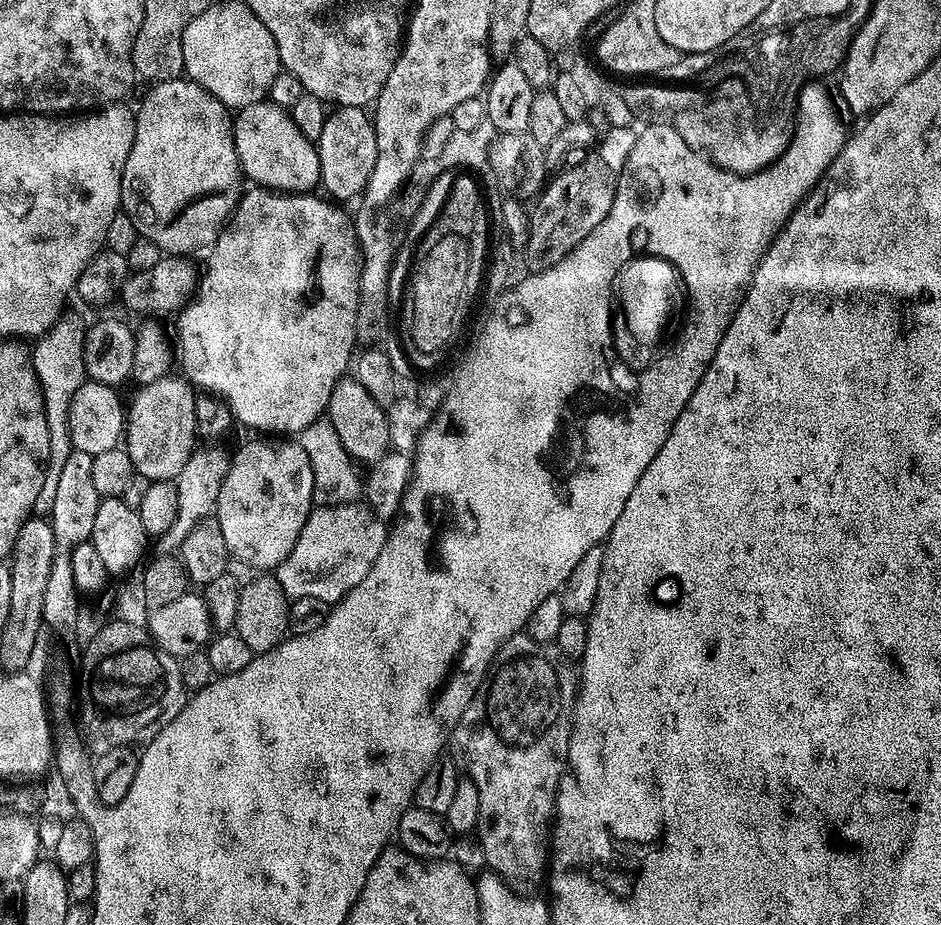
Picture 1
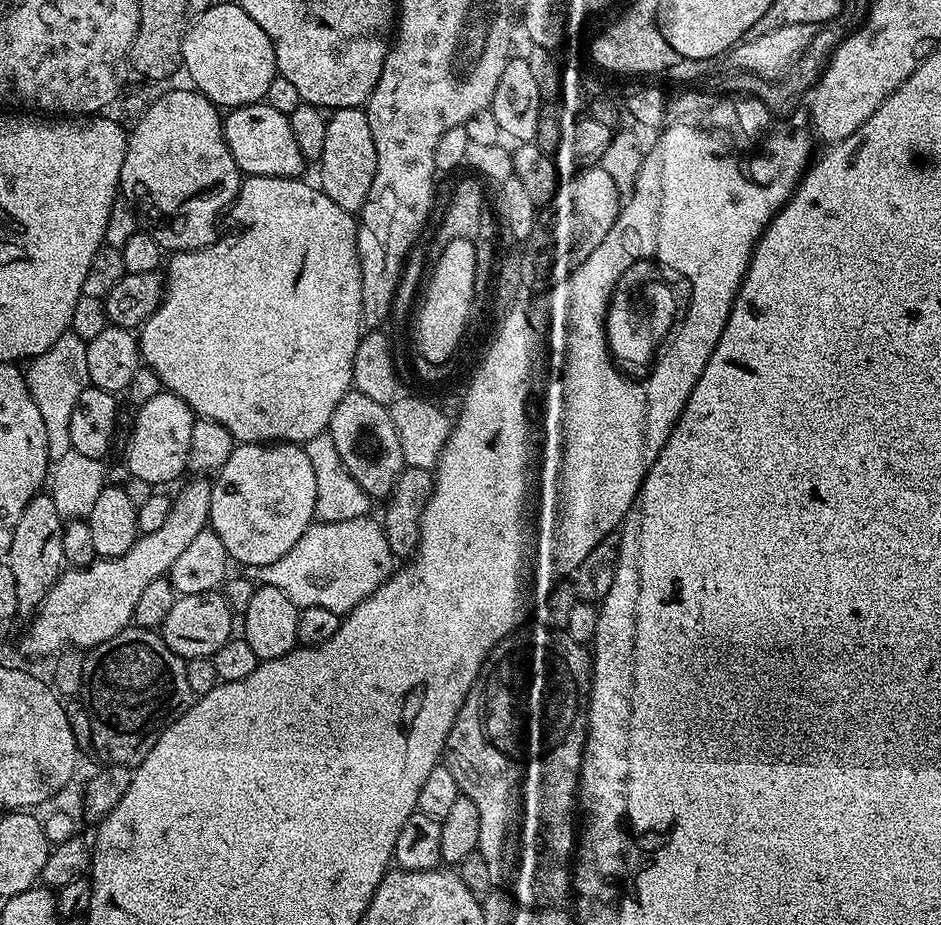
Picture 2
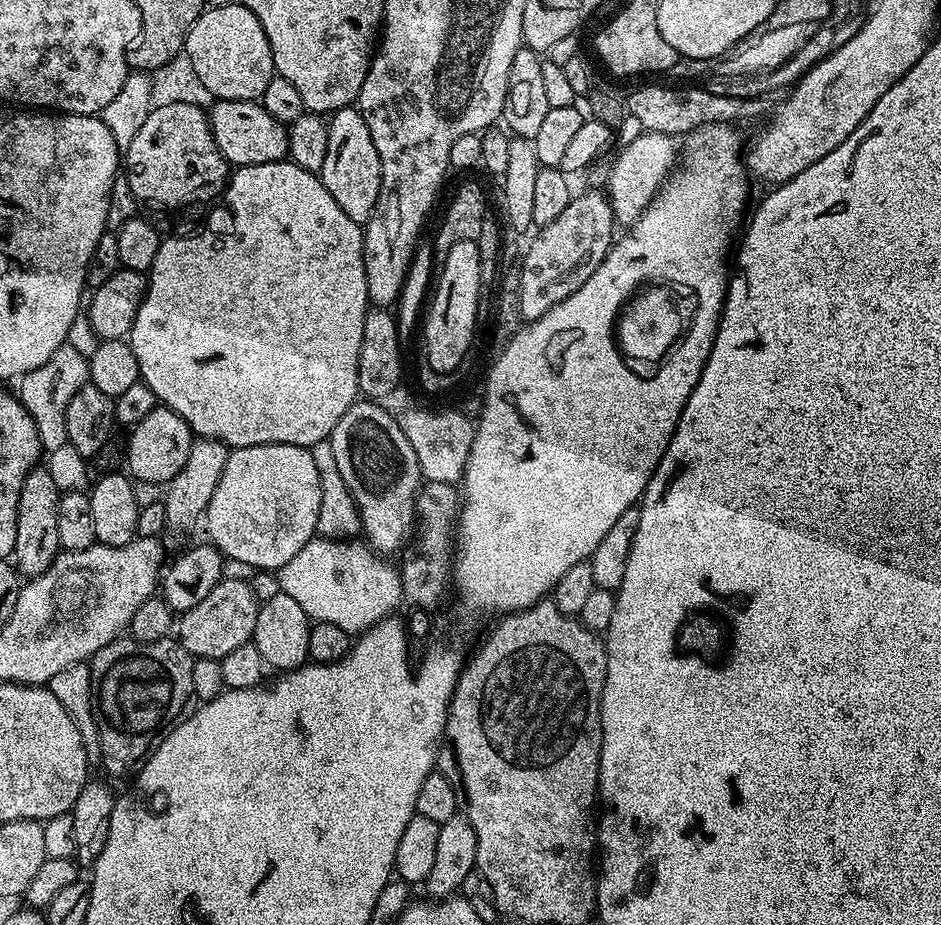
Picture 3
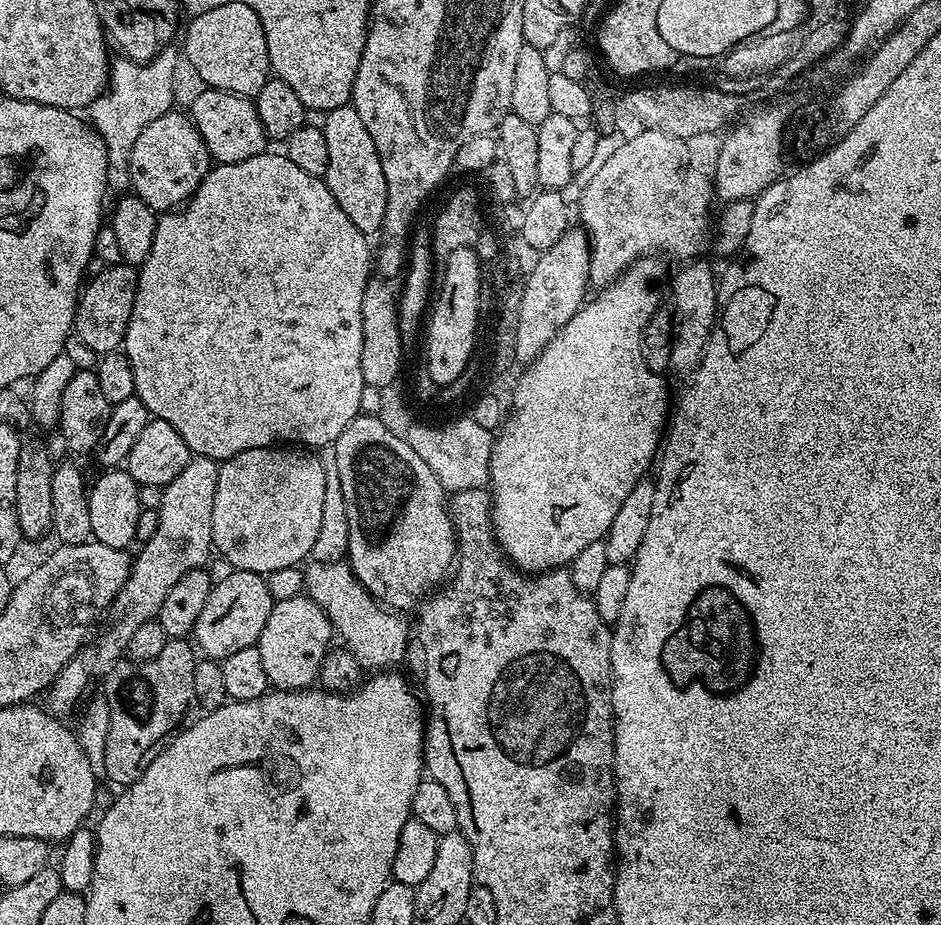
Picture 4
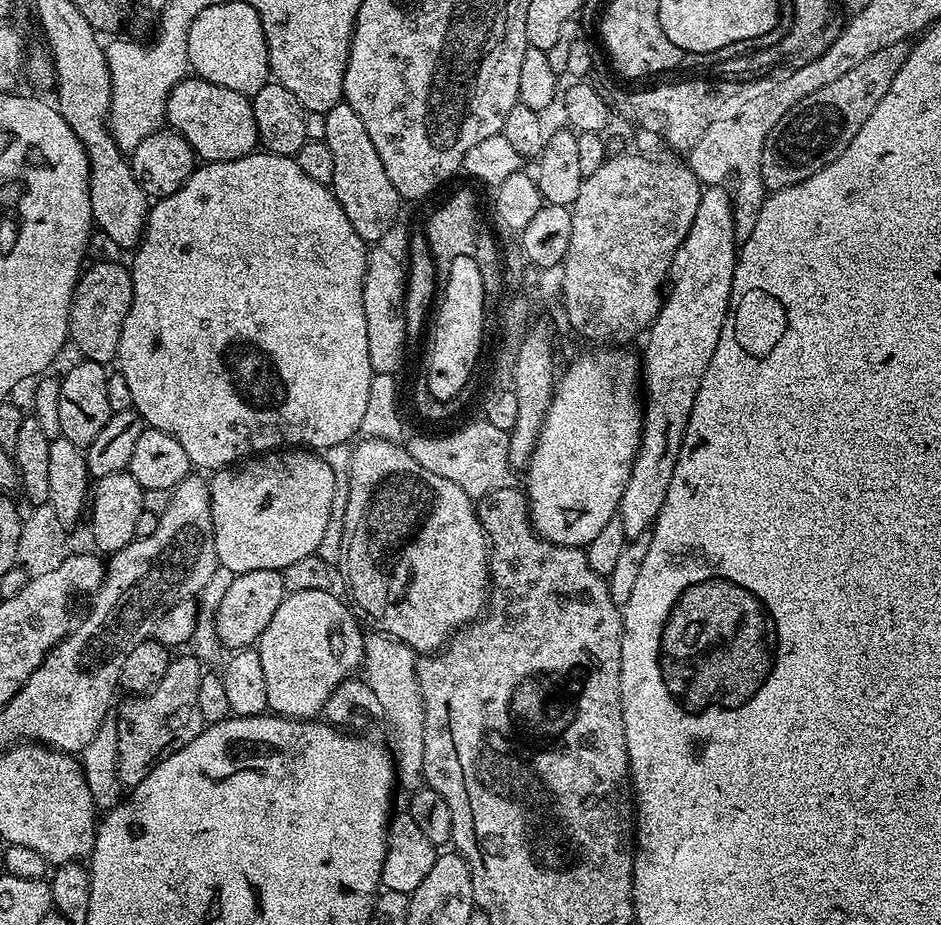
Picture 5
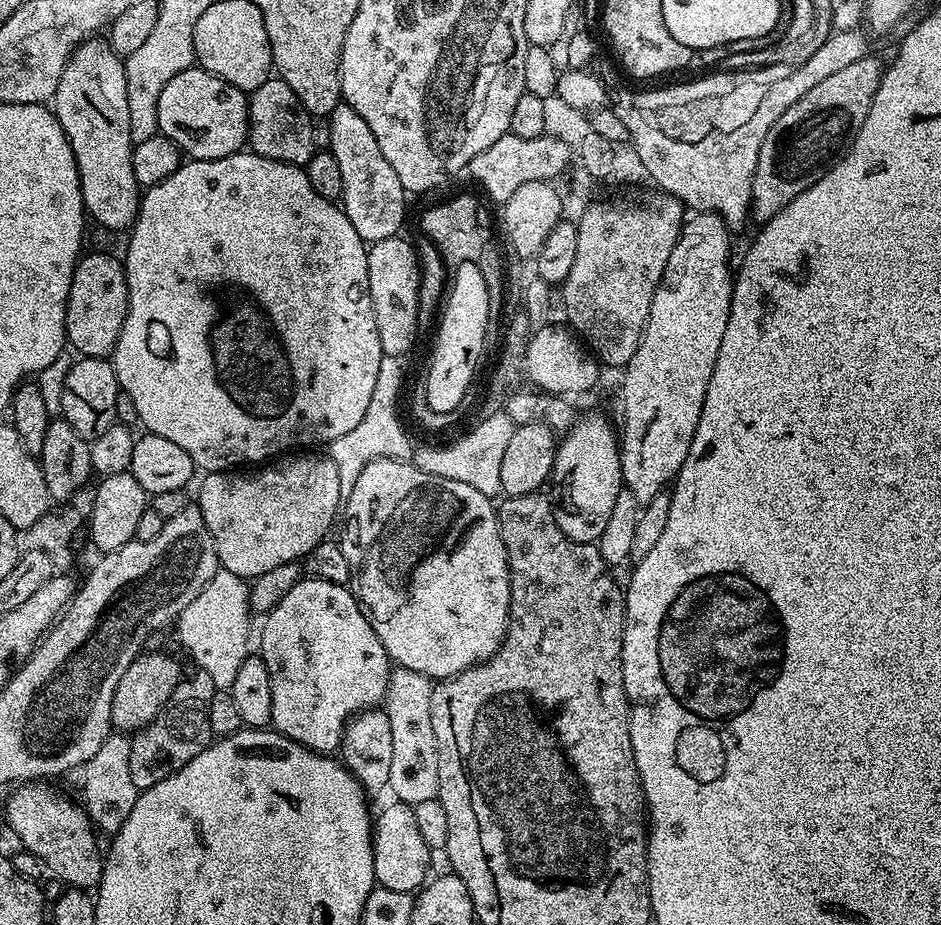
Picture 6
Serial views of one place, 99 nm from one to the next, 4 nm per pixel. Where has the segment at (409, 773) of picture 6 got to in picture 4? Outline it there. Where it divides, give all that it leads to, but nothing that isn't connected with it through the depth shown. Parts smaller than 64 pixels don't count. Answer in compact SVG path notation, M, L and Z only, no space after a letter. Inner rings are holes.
M346 562L307 565L304 586L309 600L313 600L332 623L333 633L342 639L343 647L358 658L361 669L392 670L396 663L405 659L410 639L410 624L403 620L399 611L393 610L374 599L358 582L352 568Z

